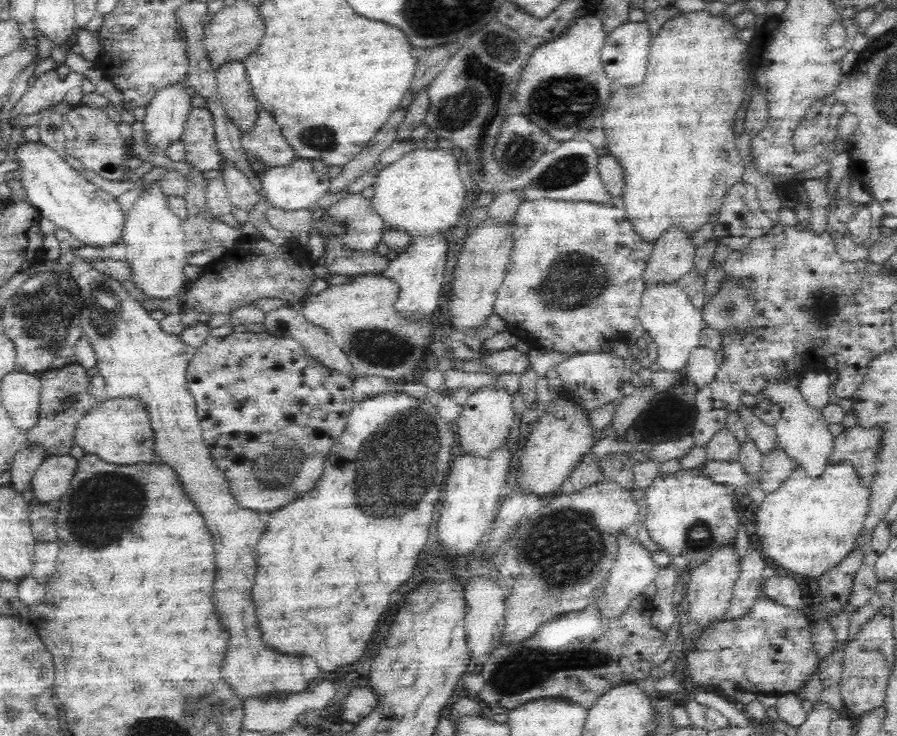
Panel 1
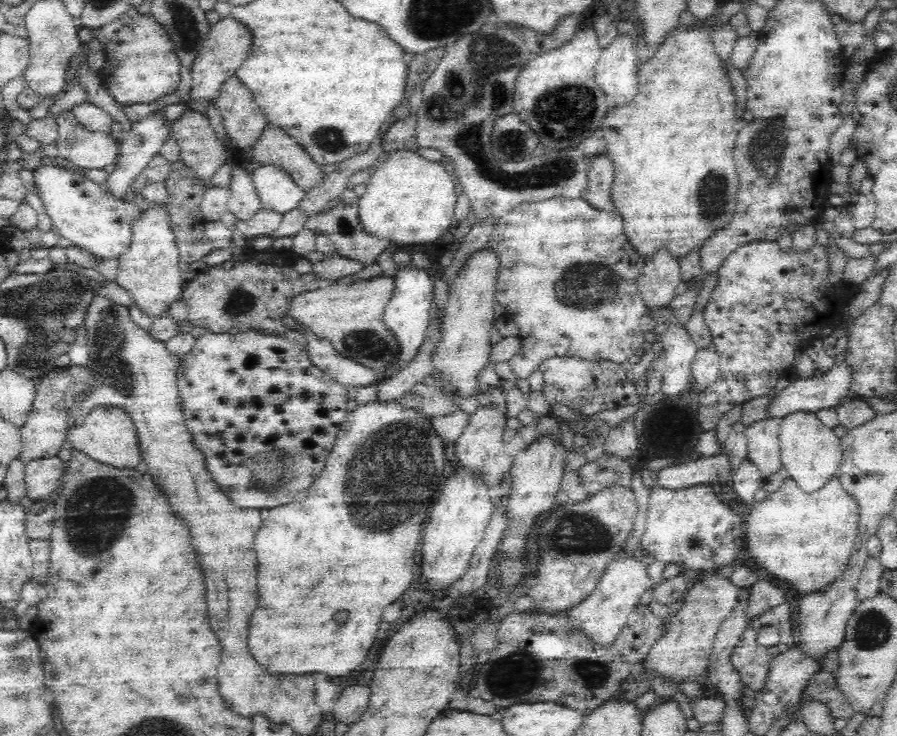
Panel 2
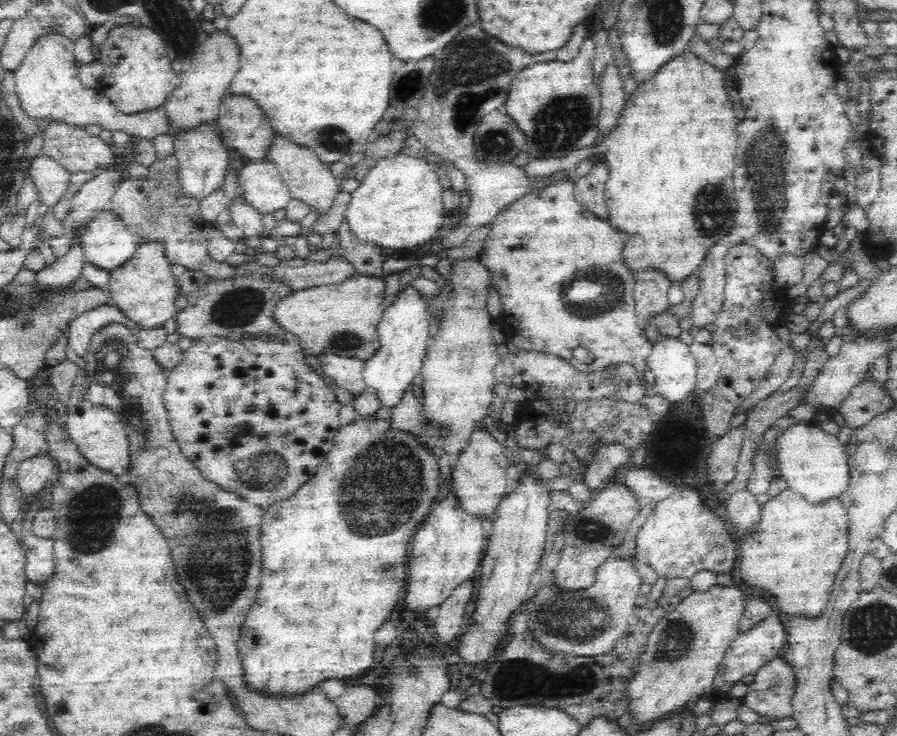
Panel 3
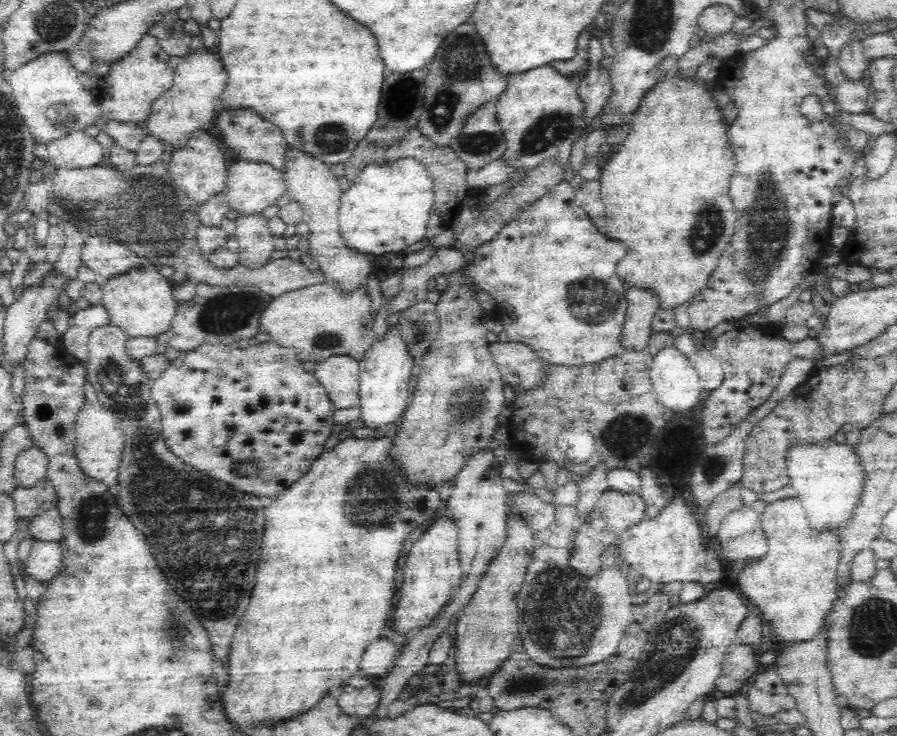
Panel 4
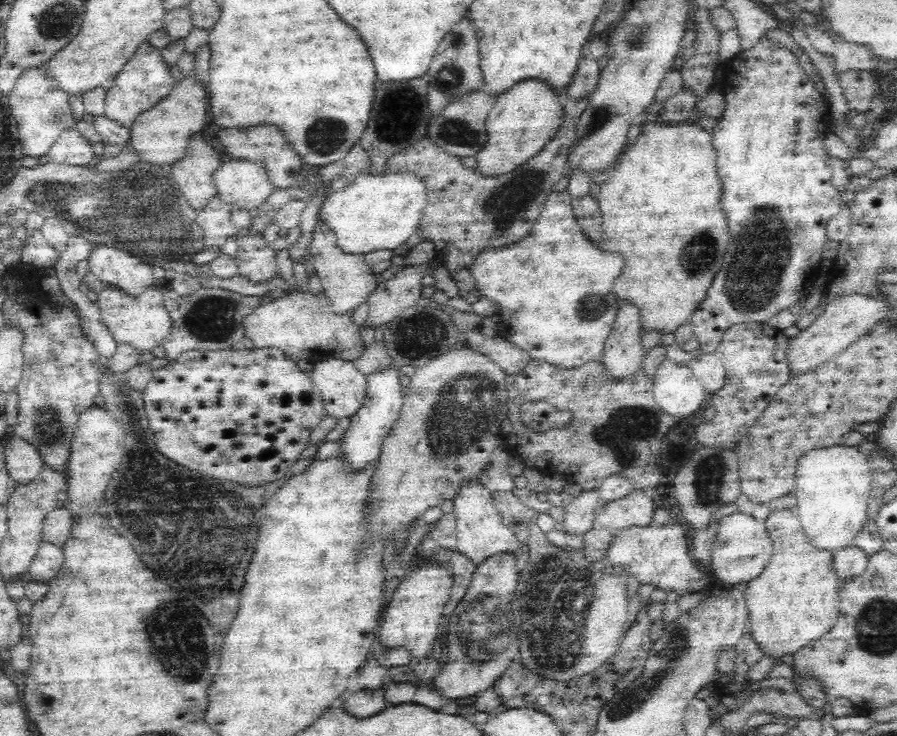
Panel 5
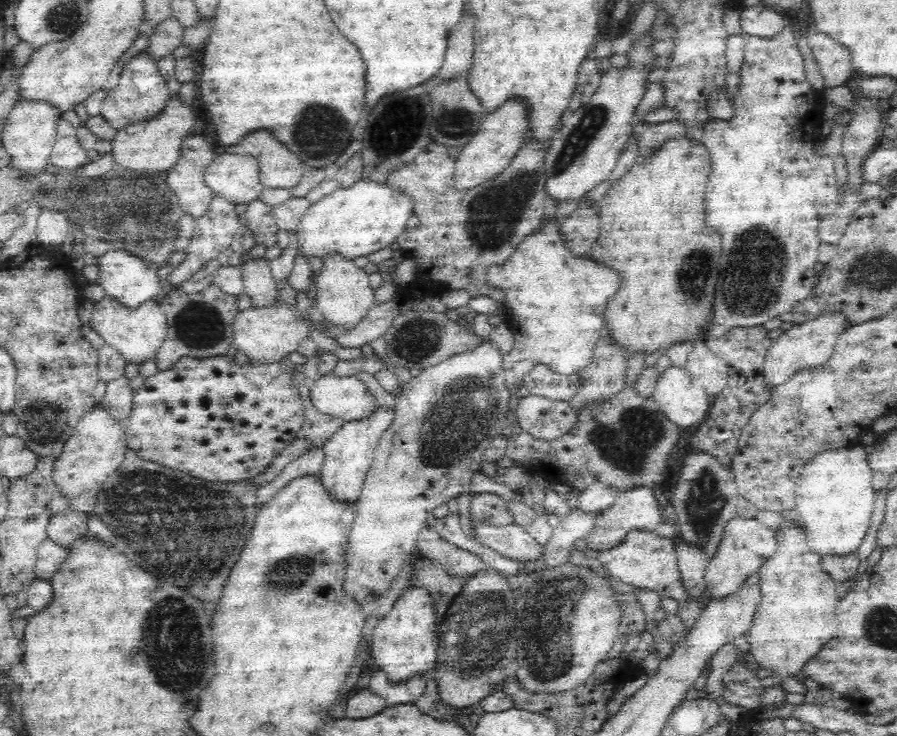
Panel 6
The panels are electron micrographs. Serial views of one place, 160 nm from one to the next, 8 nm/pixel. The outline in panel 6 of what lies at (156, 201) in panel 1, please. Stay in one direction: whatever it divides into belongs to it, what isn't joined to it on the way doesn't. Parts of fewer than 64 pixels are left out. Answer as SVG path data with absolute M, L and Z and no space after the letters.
M106 295L95 302L90 319L92 328L105 340L105 344L115 350L125 364L142 366L152 360L167 337L167 320L159 301L148 300L136 310L128 310L119 302Z

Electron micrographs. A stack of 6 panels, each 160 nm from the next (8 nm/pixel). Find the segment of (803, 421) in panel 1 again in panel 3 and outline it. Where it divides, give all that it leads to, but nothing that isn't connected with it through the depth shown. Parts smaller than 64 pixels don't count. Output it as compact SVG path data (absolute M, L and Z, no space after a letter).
M800 422L784 431L779 440L779 466L781 477L786 480L788 488L802 494L806 503L811 506L826 505L839 500L848 488L850 482L849 457L847 448L843 446L836 435L830 435L813 423Z

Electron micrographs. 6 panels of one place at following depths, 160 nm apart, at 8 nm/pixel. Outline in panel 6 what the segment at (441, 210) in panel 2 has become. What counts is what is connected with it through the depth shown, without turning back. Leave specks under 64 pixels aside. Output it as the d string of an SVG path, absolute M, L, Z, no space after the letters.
M360 179L348 188L339 187L312 203L300 217L294 230L294 239L298 253L307 260L323 260L334 254L346 260L354 260L396 242L398 235L406 233L406 222L412 215L413 206L405 194L389 186L380 186L380 183Z

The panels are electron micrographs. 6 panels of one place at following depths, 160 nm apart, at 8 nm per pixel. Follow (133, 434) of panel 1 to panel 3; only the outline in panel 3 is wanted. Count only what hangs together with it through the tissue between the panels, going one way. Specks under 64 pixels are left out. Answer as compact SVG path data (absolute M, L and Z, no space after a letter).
M77 392L70 395L67 404L67 422L65 428L72 441L77 445L80 455L94 467L114 476L122 476L129 471L129 439L123 422L118 420L108 407L78 399Z

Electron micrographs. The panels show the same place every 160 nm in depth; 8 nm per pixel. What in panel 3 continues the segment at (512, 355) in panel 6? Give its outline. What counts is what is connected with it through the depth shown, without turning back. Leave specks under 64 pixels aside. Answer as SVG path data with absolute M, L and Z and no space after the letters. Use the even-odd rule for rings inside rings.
M562 178L558 181L552 180L543 189L522 195L493 218L490 232L481 248L483 255L476 256L476 259L488 271L489 284L498 292L504 314L514 314L520 322L524 322L516 326L516 336L534 338L513 340L516 348L553 354L576 370L586 373L628 363L642 375L645 360L653 345L636 326L635 302L632 296L635 289L634 274L630 274L620 262L626 234L618 234L608 226L608 221L602 222L594 214L590 214L576 200L574 186L575 179ZM578 346L592 352L594 359L591 363L582 363L572 355L572 350Z

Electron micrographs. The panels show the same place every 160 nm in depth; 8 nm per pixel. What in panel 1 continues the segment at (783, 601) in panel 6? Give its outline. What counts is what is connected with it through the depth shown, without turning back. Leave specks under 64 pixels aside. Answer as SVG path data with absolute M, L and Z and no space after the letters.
M848 463L829 465L820 478L808 478L796 468L784 484L773 494L768 494L758 506L754 518L754 542L764 558L770 558L776 568L784 568L792 574L818 579L831 569L836 569L842 560L855 549L856 538L868 516L870 492L860 488L858 478Z

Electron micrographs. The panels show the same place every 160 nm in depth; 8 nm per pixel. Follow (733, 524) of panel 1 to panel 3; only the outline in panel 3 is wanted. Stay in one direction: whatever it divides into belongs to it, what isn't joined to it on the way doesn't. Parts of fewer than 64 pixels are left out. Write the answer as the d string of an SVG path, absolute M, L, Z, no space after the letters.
M679 488L669 498L656 502L653 511L646 517L636 536L635 558L650 566L658 578L670 581L686 578L688 581L698 572L708 570L712 574L732 573L736 564L736 545L733 532L721 512L712 512L703 504L699 493L688 488Z

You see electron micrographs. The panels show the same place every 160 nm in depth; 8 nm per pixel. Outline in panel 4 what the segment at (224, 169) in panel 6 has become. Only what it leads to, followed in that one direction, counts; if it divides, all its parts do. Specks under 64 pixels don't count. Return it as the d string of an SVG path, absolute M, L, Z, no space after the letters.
M240 160L228 168L225 176L224 196L229 207L243 215L258 215L287 192L284 176L265 162Z

